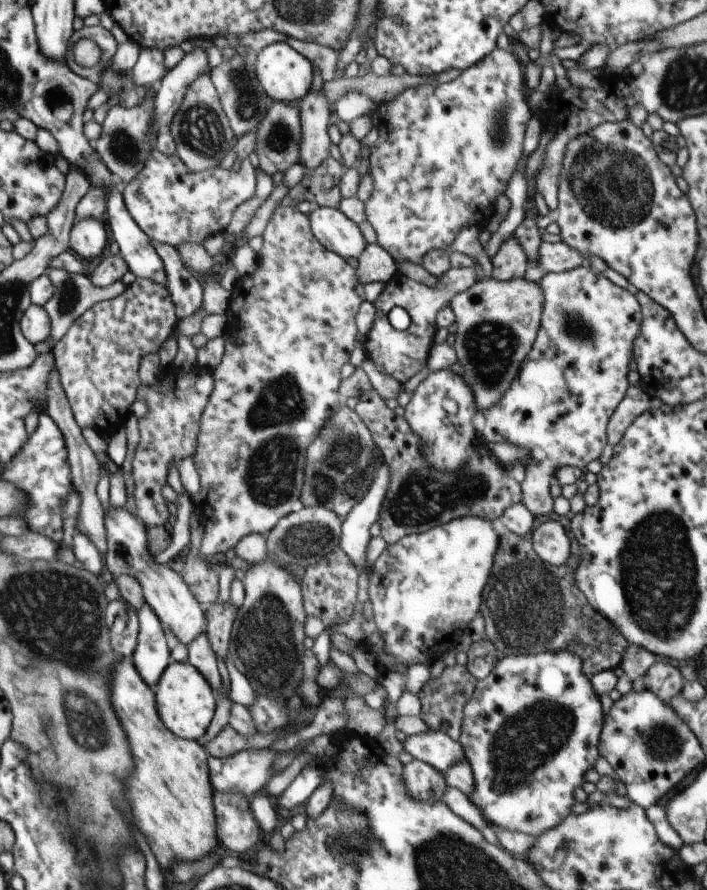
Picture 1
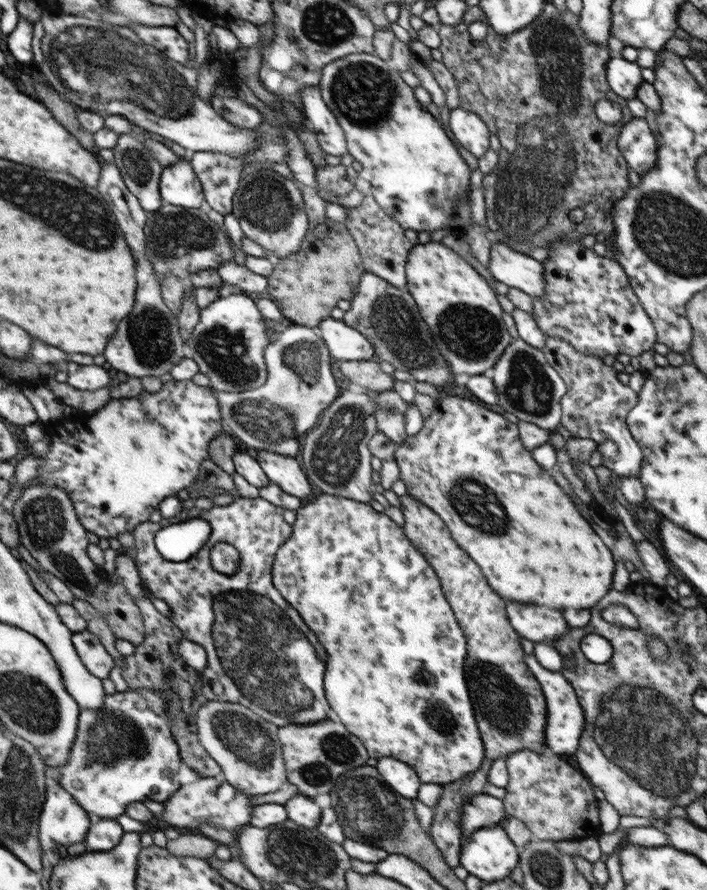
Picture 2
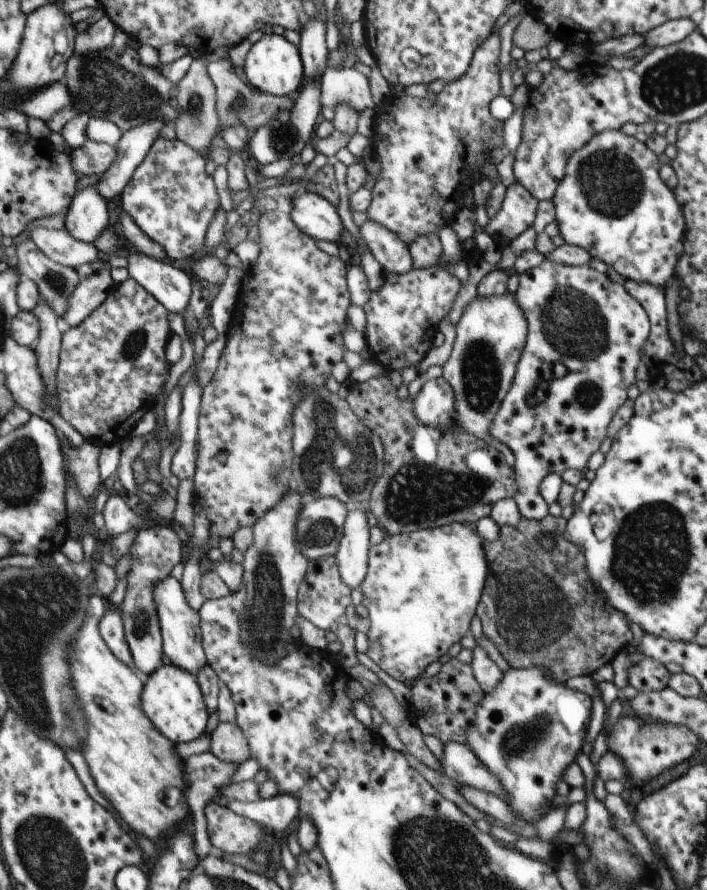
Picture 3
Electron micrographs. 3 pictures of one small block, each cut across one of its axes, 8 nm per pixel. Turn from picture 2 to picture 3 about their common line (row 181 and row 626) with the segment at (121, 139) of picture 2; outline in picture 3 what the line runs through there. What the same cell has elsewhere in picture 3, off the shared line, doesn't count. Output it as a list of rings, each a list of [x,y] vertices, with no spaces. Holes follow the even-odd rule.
[[[150,527],[136,534],[129,554],[132,557],[132,564],[126,578],[128,586],[126,586],[124,602],[118,610],[124,620],[125,638],[133,654],[136,671],[145,678],[162,665],[161,660],[164,654],[158,606],[154,598],[155,587],[162,583],[170,572],[173,572],[178,562],[182,562],[182,544],[178,534],[172,528]]]

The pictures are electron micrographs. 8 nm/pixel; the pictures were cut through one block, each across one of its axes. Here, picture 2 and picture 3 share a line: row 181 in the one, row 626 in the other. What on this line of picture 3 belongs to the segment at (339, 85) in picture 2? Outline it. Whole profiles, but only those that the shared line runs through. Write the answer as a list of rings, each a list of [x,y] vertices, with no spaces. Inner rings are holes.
[[[453,523],[387,535],[382,543],[371,546],[367,576],[360,586],[364,595],[361,604],[372,623],[365,634],[368,637],[366,654],[397,682],[408,685],[416,682],[430,664],[448,653],[455,643],[460,643],[470,630],[488,573],[482,544],[483,539],[476,536],[466,523]]]

